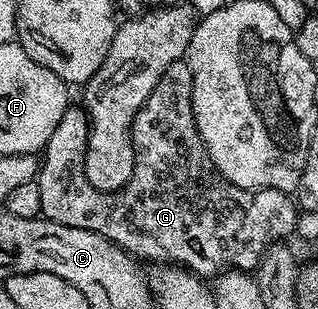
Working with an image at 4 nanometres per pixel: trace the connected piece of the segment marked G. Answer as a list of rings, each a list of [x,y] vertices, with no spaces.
[[[181,59],[170,63],[170,67],[166,67],[162,79],[158,79],[154,91],[150,91],[150,99],[146,99],[146,103],[142,103],[142,107],[134,119],[131,130],[134,153],[133,174],[120,190],[114,193],[100,193],[91,186],[90,180],[84,174],[84,151],[87,149],[88,115],[84,112],[83,108],[80,107],[69,107],[67,111],[64,112],[62,120],[58,123],[58,127],[54,127],[54,135],[50,135],[50,139],[44,144],[42,156],[39,158],[36,171],[35,183],[38,187],[38,199],[42,199],[40,211],[44,220],[62,223],[66,227],[82,227],[86,231],[94,231],[98,235],[110,239],[115,245],[119,245],[121,249],[125,249],[137,259],[143,259],[143,257],[145,257],[146,260],[152,261],[151,263],[178,265],[181,269],[187,269],[189,273],[194,273],[201,279],[215,278],[217,275],[229,269],[238,269],[241,271],[255,270],[256,266],[260,264],[262,255],[271,245],[279,245],[285,239],[288,239],[284,237],[289,236],[291,238],[293,234],[295,234],[298,205],[289,194],[278,191],[277,189],[243,189],[227,181],[214,167],[214,163],[202,143],[202,135],[198,131],[196,120],[194,119],[194,107],[192,106],[192,72],[190,71],[187,60]]]

